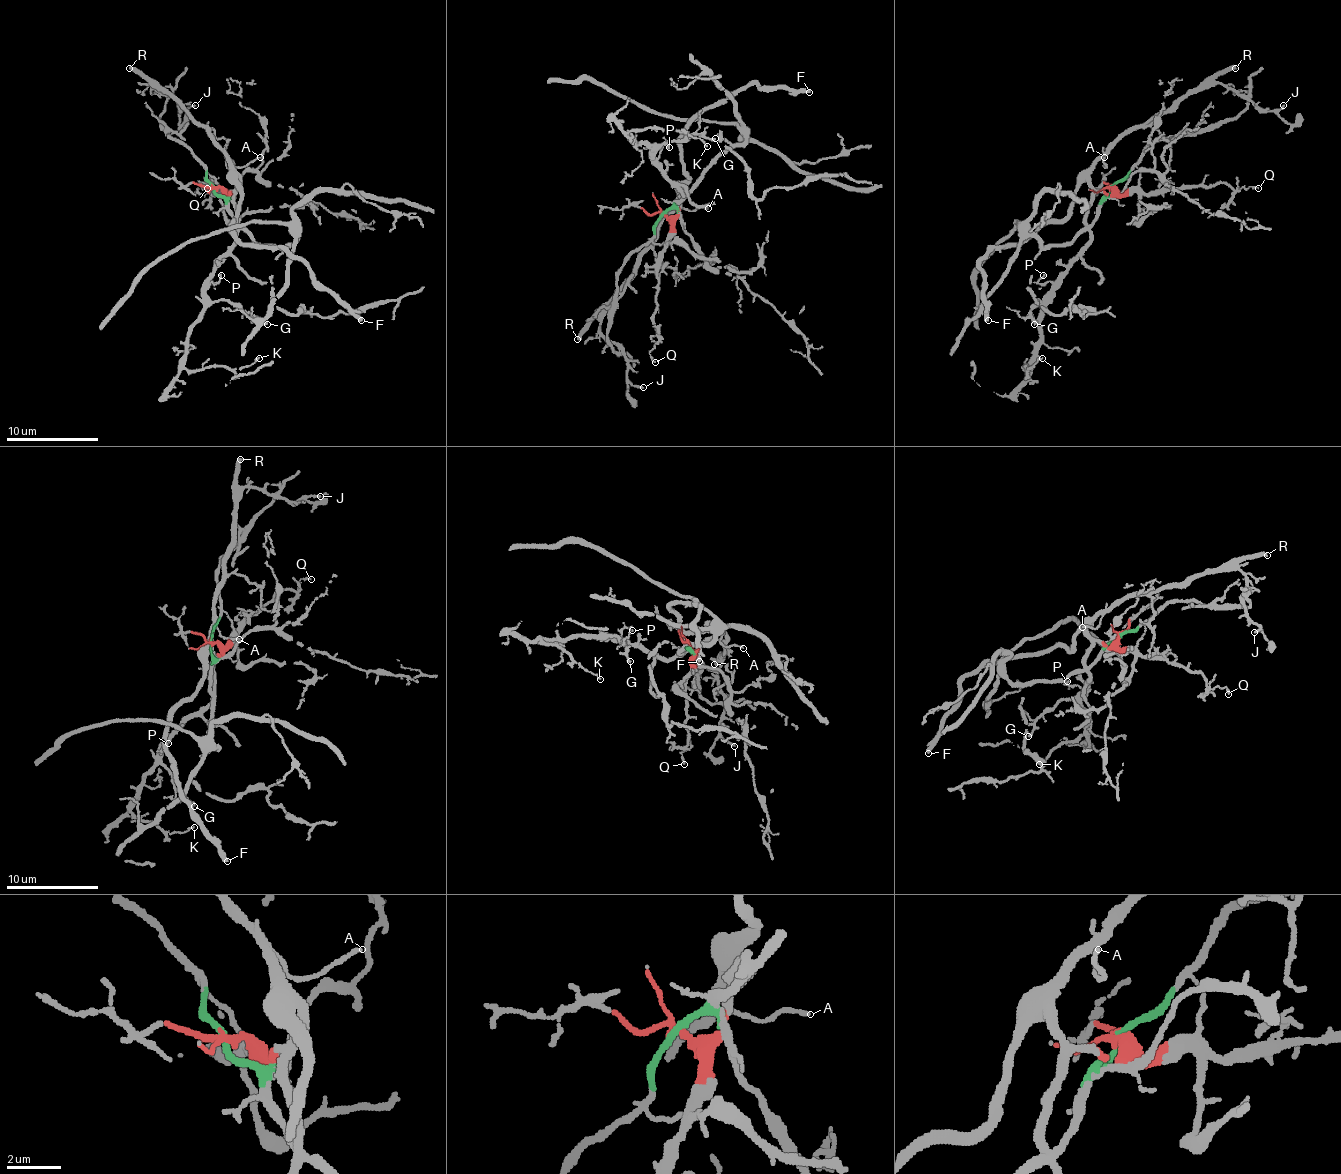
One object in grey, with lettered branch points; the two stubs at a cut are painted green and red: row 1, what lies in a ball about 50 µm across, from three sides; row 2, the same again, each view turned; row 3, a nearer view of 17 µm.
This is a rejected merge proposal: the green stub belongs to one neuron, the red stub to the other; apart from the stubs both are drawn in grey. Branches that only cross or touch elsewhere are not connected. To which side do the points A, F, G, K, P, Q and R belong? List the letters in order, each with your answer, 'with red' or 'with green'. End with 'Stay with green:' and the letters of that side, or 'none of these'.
A: with red
F: with red
G: with red
K: with red
P: with red
Q: with red
R: with red
Stay with green: none of these

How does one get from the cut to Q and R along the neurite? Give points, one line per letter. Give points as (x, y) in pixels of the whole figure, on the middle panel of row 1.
Q: (660, 215), (671, 224), (671, 231), (662, 254), (653, 316), (660, 340), (651, 351), (655, 363)
R: (660, 215), (676, 212), (678, 201), (685, 194), (660, 226), (651, 247), (641, 256), (637, 273), (577, 340)

